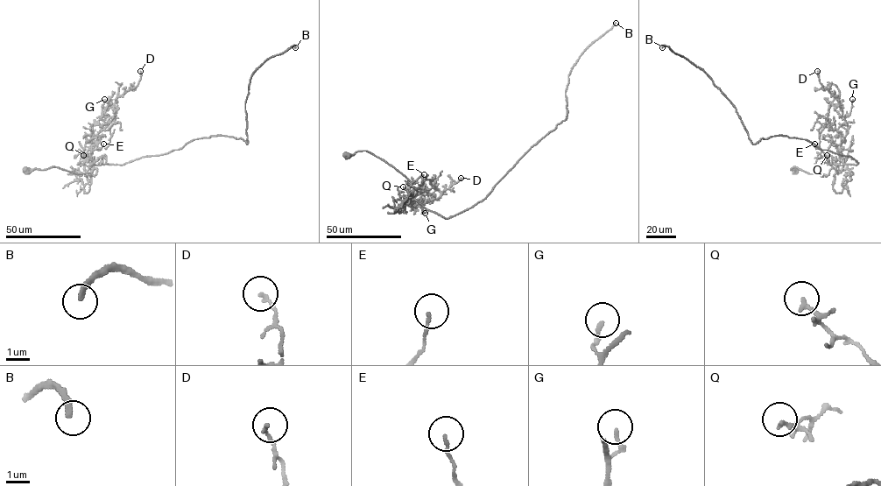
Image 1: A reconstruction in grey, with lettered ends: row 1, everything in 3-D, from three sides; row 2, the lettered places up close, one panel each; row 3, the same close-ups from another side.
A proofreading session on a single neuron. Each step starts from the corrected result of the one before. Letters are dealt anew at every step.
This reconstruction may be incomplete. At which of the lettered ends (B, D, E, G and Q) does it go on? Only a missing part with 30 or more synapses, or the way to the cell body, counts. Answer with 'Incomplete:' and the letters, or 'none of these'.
Incomplete: B

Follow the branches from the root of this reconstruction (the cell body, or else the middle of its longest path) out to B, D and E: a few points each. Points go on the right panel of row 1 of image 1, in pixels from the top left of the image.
B: (795, 171), (828, 175), (837, 165), (858, 163), (786, 136), (753, 144), (736, 108), (712, 79), (662, 47)
D: (795, 171), (828, 175), (842, 167), (841, 144), (848, 127), (838, 98), (820, 88), (817, 71)
E: (795, 171), (791, 169), (796, 166), (809, 173), (825, 175), (831, 168), (836, 171), (814, 144)

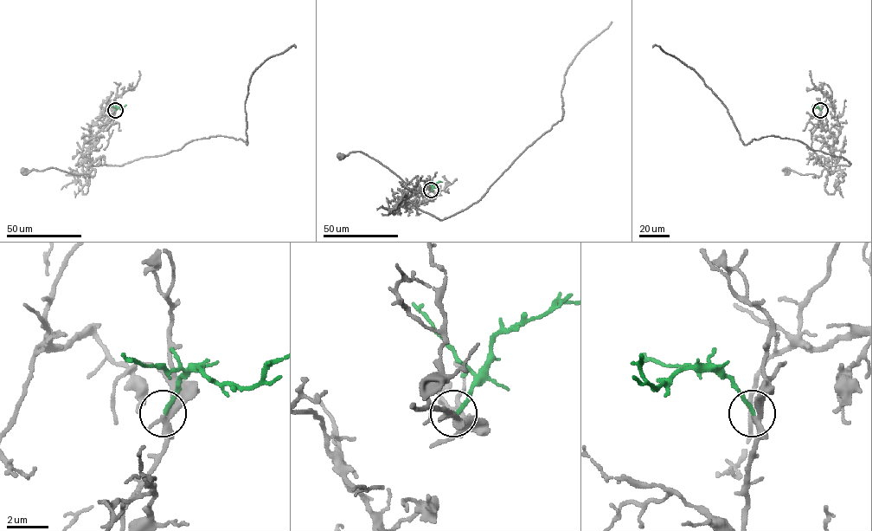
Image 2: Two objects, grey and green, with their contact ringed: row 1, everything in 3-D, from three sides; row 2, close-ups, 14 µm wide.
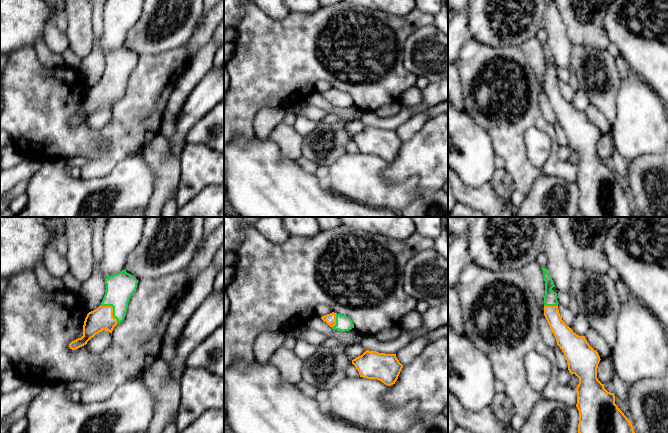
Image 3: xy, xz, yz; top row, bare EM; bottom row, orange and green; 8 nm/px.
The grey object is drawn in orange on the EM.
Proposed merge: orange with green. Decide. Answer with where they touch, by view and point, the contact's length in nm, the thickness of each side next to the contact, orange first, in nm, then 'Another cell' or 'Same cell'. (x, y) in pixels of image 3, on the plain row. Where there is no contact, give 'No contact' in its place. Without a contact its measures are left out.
Touches orange at xy (112, 85). Shared border 200 nm. Thickness 180 nm (orange) against 220 nm. Same cell

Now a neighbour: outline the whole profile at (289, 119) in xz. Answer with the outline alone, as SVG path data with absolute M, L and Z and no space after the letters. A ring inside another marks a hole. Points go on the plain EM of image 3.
M285 109L285 111L286 113L282 122L286 125L293 126L296 120L296 115L290 109Z

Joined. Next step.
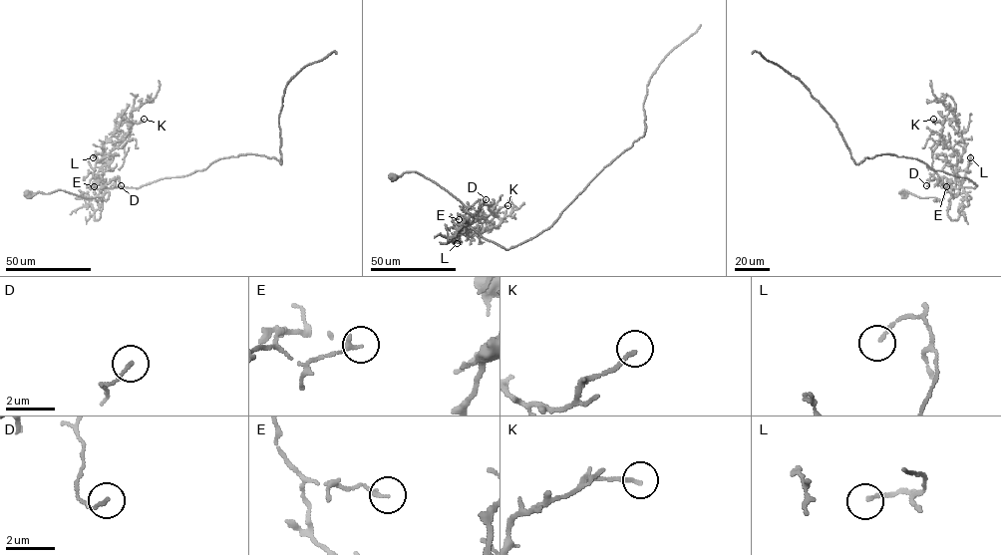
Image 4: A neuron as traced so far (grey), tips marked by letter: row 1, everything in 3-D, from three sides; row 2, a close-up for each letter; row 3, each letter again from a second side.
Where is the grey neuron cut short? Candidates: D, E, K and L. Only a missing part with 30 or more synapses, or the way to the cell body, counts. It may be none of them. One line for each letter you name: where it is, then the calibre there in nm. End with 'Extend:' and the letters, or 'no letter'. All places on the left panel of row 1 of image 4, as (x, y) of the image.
Extend: no letter

